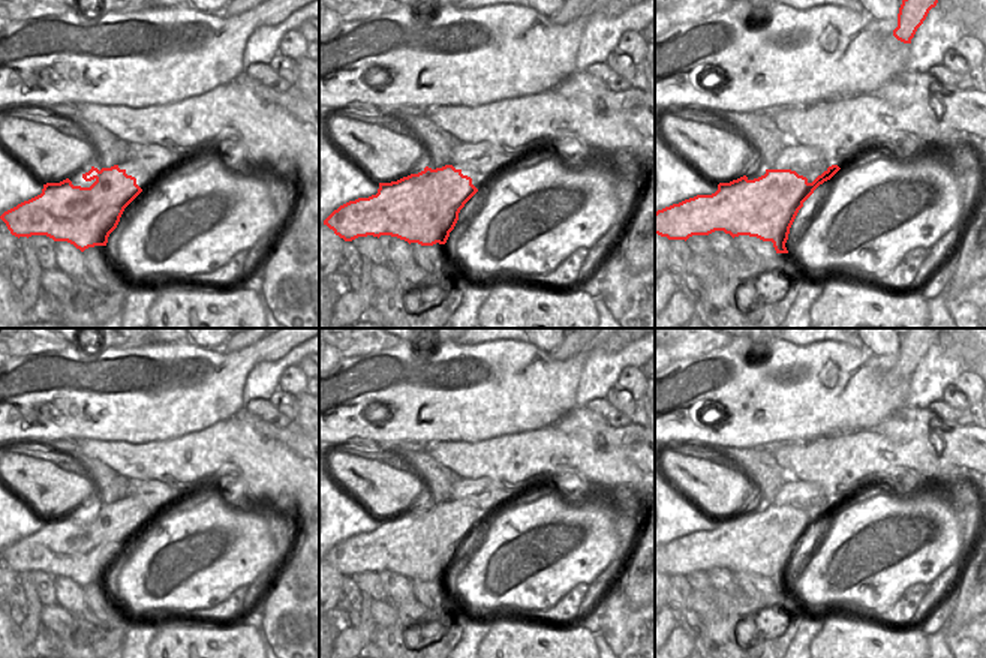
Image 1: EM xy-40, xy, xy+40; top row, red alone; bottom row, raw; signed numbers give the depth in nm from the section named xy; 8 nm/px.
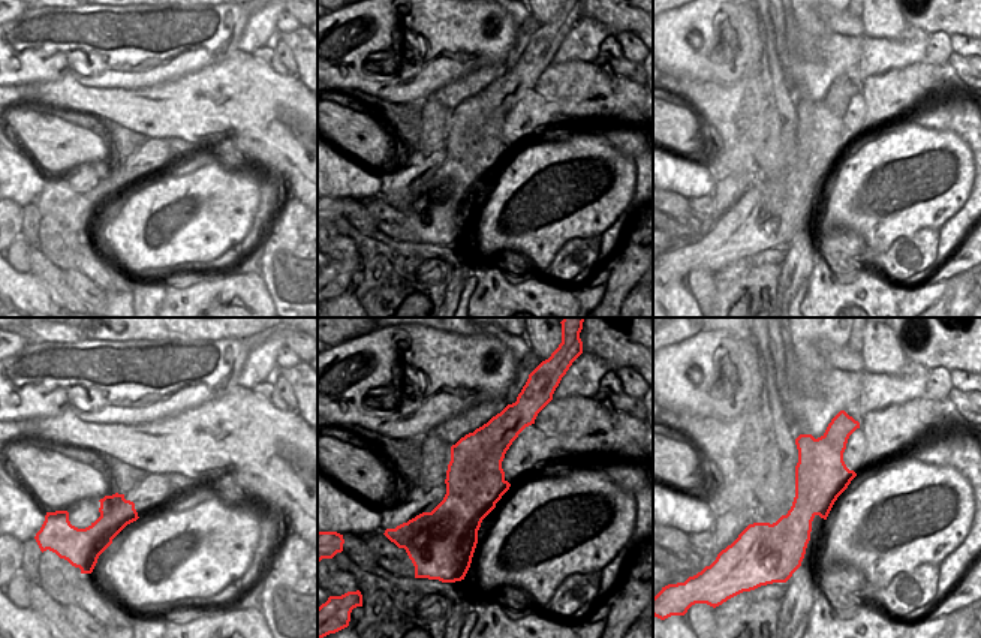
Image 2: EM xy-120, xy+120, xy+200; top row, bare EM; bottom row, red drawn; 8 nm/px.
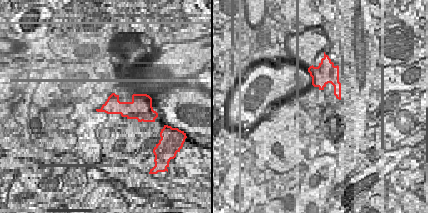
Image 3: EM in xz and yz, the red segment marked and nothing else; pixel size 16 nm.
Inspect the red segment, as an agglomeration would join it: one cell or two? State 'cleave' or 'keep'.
cleave

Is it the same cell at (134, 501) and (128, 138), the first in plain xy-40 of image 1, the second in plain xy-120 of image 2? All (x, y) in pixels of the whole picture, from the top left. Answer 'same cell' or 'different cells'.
different cells

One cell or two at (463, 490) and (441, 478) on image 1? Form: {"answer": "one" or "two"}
{"answer": "two"}

